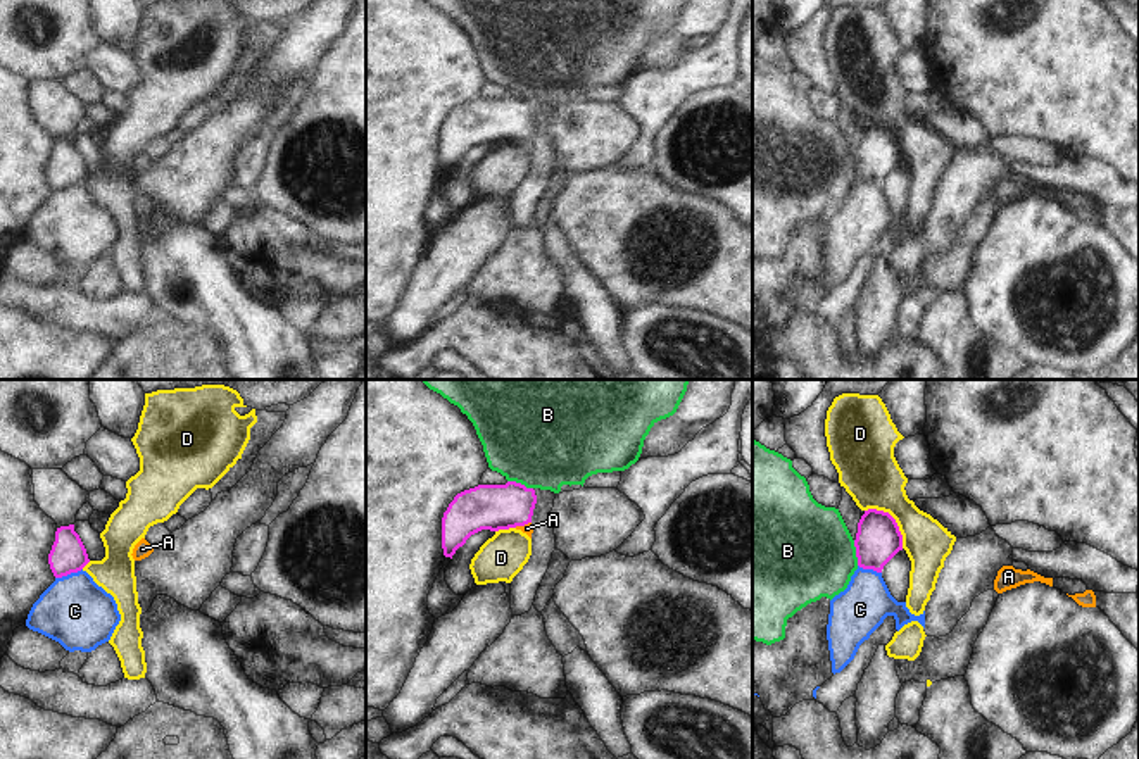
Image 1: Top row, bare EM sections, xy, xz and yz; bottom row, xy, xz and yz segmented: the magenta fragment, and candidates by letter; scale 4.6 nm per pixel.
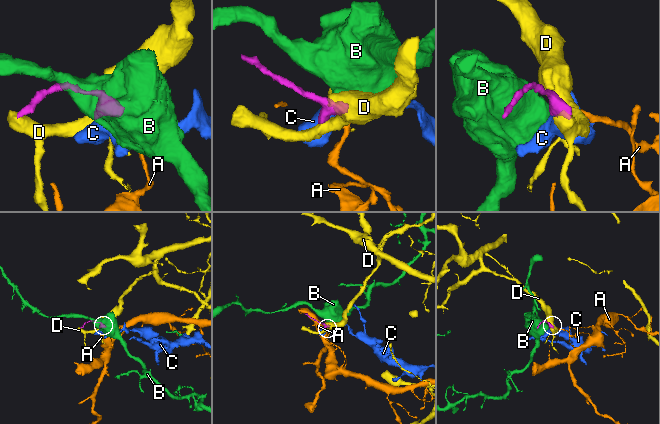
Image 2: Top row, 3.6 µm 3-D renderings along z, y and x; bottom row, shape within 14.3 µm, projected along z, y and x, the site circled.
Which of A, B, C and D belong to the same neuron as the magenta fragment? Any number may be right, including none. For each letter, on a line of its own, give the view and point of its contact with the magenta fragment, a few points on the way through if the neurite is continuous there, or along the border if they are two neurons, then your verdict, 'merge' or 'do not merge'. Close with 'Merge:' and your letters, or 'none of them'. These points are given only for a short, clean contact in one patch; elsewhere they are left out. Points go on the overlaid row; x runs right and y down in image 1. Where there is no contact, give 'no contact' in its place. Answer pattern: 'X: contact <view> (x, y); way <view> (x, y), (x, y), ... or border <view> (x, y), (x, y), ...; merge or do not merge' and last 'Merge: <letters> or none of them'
A: contact xz (522, 525); way xz (494, 508), (504, 508), (522, 525), (527, 528); merge
B: contact xz (520, 483); border xz (508, 480), (532, 489); do not merge
C: contact xy (68, 573); do not merge
D: contact yz (894, 520); do not merge
Merge: A

